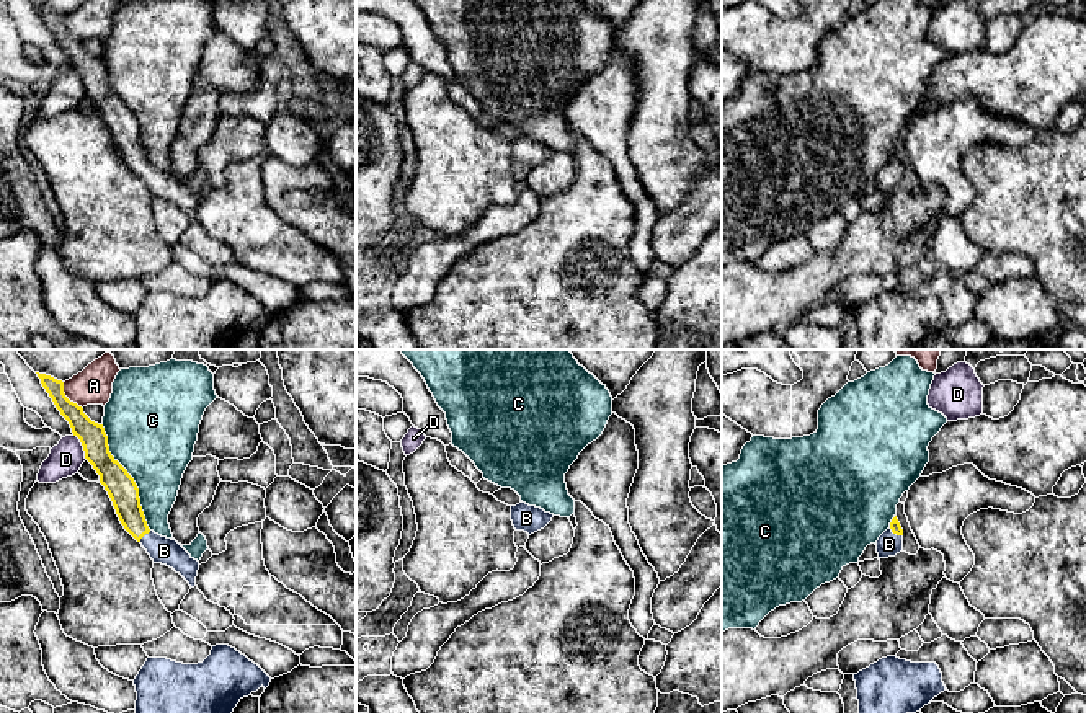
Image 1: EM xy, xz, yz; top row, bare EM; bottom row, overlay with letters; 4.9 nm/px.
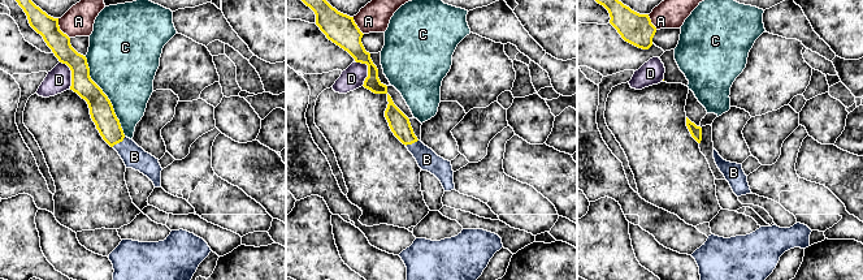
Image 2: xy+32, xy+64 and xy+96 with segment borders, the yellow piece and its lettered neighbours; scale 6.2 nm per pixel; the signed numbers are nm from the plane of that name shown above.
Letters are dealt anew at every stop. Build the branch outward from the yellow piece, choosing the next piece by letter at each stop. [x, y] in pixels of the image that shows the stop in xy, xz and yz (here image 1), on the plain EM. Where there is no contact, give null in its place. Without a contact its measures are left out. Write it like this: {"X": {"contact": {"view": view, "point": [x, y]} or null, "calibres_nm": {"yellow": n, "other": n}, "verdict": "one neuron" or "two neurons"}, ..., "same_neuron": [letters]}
{"A": {"contact": {"view": "xy", "point": [66, 31]}, "calibres_nm": {"yellow": 130, "other": 190}, "verdict": "two neurons"}, "B": {"contact": {"view": "yz", "point": [895, 167]}, "calibres_nm": {"yellow": 50, "other": 120}, "verdict": "one neuron"}, "C": {"contact": {"view": "xy", "point": [131, 111]}, "calibres_nm": {"yellow": 140, "other": 440}, "verdict": "two neurons"}, "D": {"contact": {"view": "xy", "point": [82, 79]}, "calibres_nm": {"yellow": 140, "other": 160}, "verdict": "two neurons"}, "same_neuron": ["B"]}

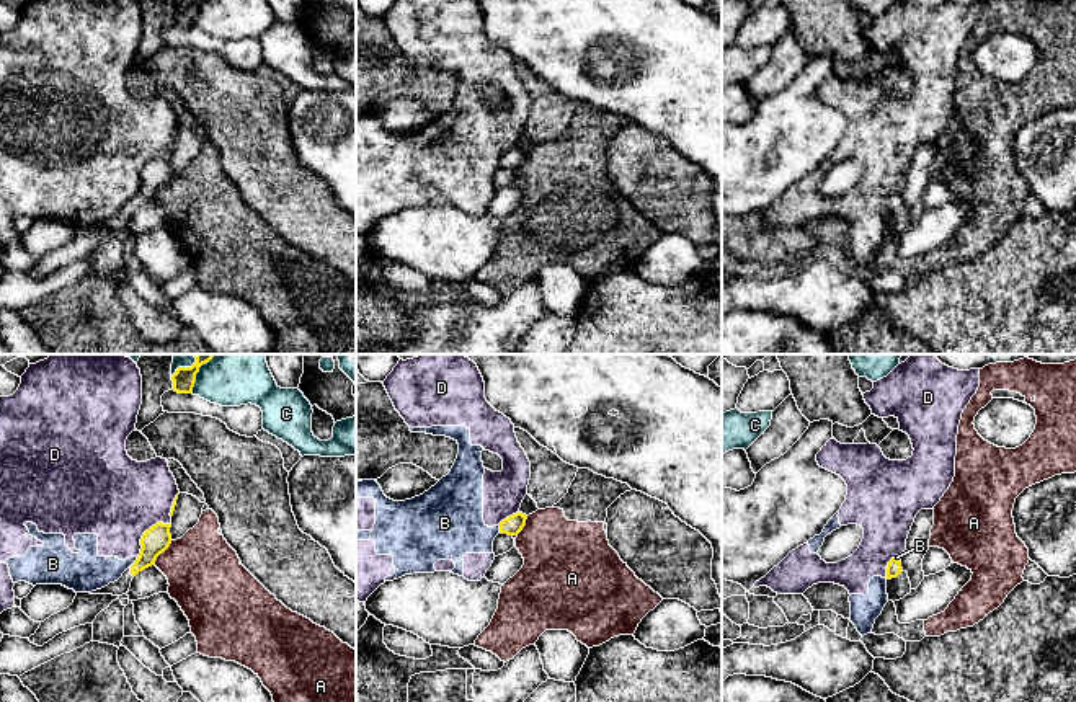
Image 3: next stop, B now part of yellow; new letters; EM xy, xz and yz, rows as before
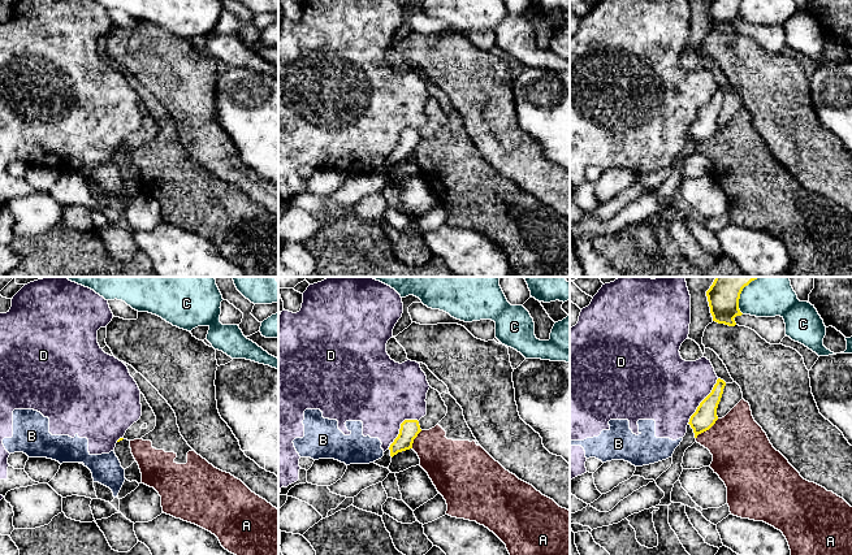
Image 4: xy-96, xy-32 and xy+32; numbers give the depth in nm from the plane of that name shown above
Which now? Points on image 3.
{"A": {"contact": {"view": "xy", "point": [162, 186]}, "calibres_nm": {"yellow": 140, "other": 360}, "verdict": "two neurons"}, "B": {"contact": {"view": "xy", "point": [134, 196]}, "calibres_nm": {"yellow": 140, "other": 200}, "verdict": "two neurons"}, "C": {"contact": {"view": "xy", "point": [195, 13]}, "calibres_nm": {"yellow": 110, "other": 200}, "verdict": "two neurons"}, "D": {"contact": {"view": "xy", "point": [144, 167]}, "calibres_nm": {"yellow": 140, "other": 420}, "verdict": "two neurons"}, "same_neuron": []}

